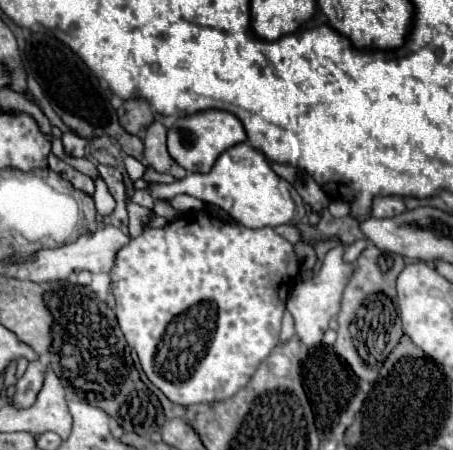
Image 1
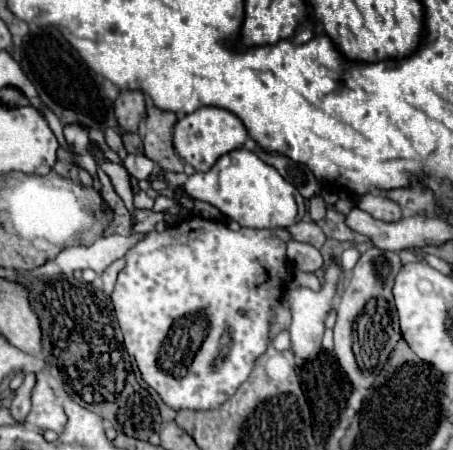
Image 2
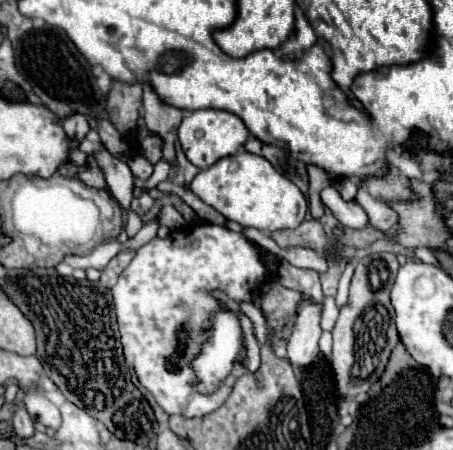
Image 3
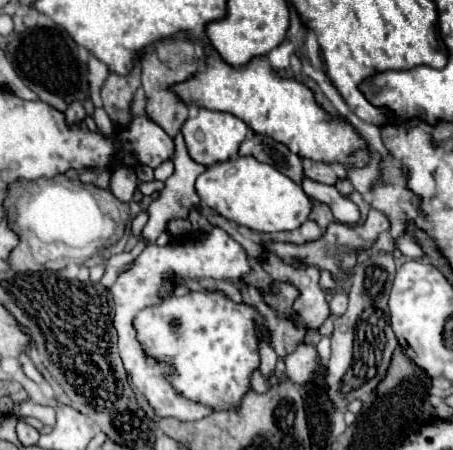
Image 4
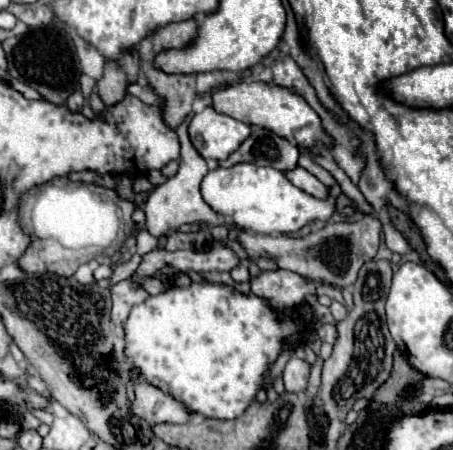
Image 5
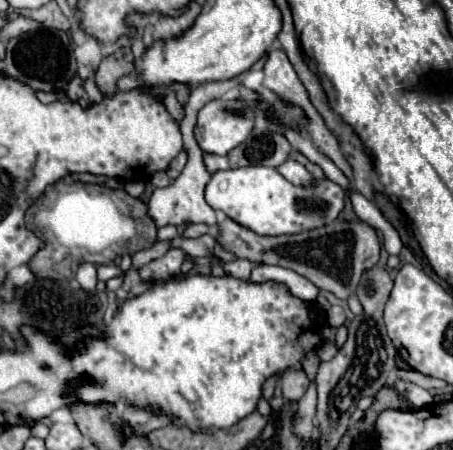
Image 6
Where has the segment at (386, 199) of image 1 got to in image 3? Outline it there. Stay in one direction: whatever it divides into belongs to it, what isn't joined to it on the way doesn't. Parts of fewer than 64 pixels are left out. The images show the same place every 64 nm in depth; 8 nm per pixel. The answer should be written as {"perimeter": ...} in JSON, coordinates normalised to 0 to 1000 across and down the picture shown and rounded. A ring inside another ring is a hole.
{"perimeter":[[[790,418],[786,444],[808,467],[812,489],[817,489],[817,502],[826,502],[830,511],[861,516],[874,502],[874,471],[852,449],[826,444],[804,418]]]}

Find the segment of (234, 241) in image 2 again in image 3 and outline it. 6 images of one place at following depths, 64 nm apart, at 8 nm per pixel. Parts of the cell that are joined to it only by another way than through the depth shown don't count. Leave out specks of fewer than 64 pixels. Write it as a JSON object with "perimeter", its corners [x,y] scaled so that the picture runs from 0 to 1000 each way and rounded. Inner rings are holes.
{"perimeter":[[[455,493],[389,511],[362,533],[340,529],[305,551],[287,591],[265,609],[247,640],[247,662],[274,800],[296,818],[305,849],[340,880],[366,920],[415,929],[455,924],[494,898],[521,844],[543,831],[539,813],[521,813],[472,876],[446,880],[419,862],[428,831],[415,804],[450,751],[459,702],[481,684],[481,667],[468,662],[459,644],[486,640],[521,671],[552,667],[565,627],[592,618],[592,587],[592,569],[578,573],[570,551],[534,520]]]}

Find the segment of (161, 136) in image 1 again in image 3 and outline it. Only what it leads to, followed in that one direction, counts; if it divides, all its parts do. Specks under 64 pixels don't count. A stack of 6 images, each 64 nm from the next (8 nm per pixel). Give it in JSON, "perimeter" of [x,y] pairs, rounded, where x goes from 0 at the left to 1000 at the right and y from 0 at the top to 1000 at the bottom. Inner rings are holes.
{"perimeter":[[[318,182],[318,271],[327,289],[353,298],[362,307],[362,351],[384,364],[384,316],[389,316],[389,284],[406,258],[406,244],[366,231],[336,196],[331,182]]]}

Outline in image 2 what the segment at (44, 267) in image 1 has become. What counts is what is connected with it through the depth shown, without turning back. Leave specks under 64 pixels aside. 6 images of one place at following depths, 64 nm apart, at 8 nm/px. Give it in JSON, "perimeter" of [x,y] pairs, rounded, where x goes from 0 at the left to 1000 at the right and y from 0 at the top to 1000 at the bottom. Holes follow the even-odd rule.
{"perimeter":[[[238,520],[216,529],[203,547],[163,547],[163,551],[146,551],[124,569],[124,587],[146,600],[146,604],[163,604],[163,600],[190,600],[203,596],[208,604],[225,609],[230,596],[238,596],[252,578],[269,573],[283,551],[300,547],[309,533],[318,533],[318,524],[327,520],[287,520],[287,524],[260,524],[260,520]]]}

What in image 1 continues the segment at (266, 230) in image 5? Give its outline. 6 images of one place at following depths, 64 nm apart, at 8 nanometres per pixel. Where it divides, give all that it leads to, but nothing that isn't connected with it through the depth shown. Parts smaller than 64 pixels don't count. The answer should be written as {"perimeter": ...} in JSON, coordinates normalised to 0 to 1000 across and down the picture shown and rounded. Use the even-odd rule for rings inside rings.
{"perimeter":[[[521,320],[503,338],[494,338],[464,382],[455,387],[415,387],[402,400],[380,409],[336,409],[331,413],[340,440],[384,440],[389,431],[428,436],[455,453],[486,458],[499,467],[525,498],[543,507],[583,507],[583,502],[618,502],[618,498],[653,498],[675,480],[671,453],[645,409],[618,396],[596,369],[583,342],[565,338],[547,320]]]}

